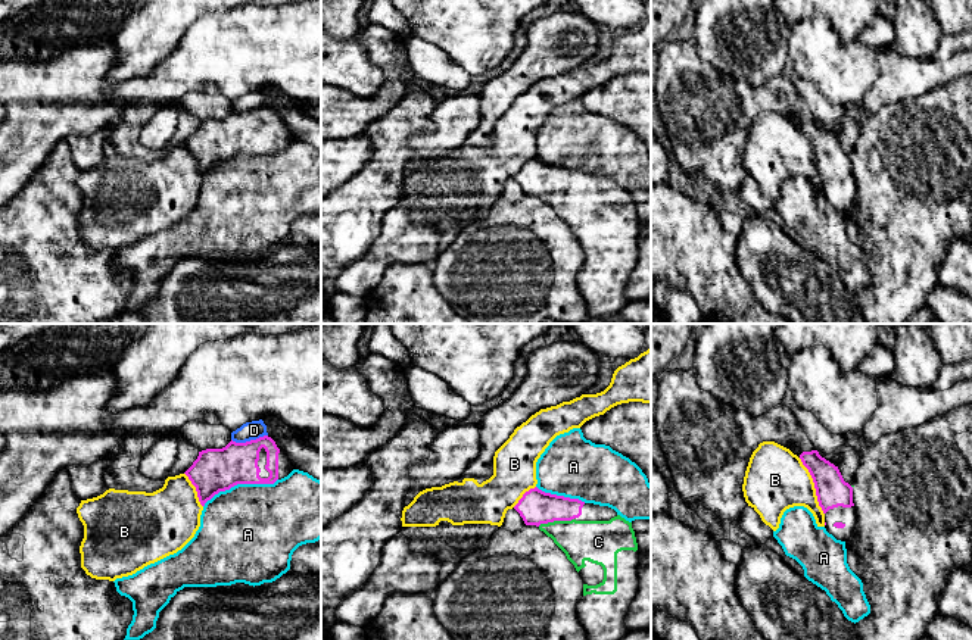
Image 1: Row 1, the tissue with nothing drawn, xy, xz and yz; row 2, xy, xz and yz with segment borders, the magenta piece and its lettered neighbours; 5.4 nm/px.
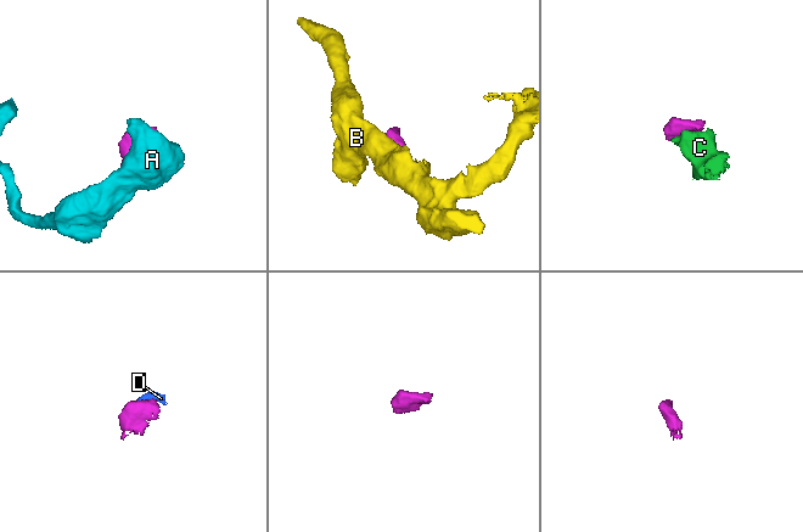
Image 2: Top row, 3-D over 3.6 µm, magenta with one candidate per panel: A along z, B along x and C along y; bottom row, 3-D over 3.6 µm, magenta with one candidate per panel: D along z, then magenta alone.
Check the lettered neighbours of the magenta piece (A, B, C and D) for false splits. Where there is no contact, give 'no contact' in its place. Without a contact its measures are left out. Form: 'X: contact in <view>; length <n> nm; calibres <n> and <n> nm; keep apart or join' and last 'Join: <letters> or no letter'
A: contact in xy; length 440 nm; calibres 240 and 480 nm; keep apart
B: contact in yz; length 340 nm; calibres 170 and 340 nm; keep apart
C: contact in xz; length 200 nm; calibres 190 and 220 nm; join
D: contact in xy; length 200 nm; calibres 240 and 100 nm; keep apart
Join: C

